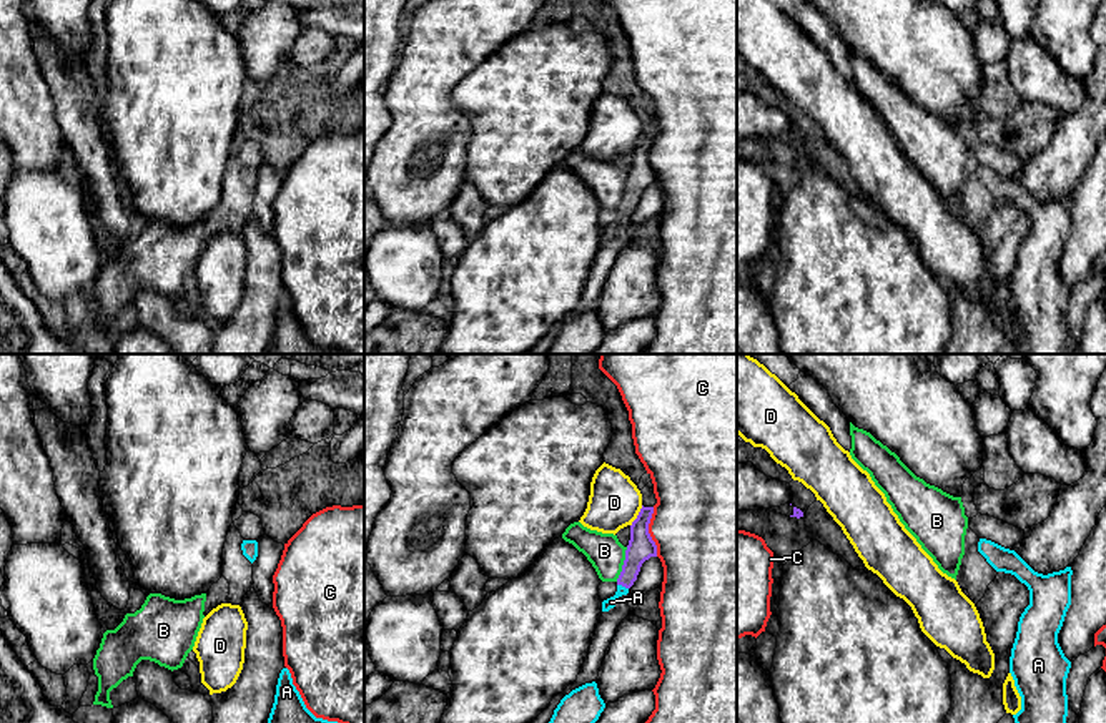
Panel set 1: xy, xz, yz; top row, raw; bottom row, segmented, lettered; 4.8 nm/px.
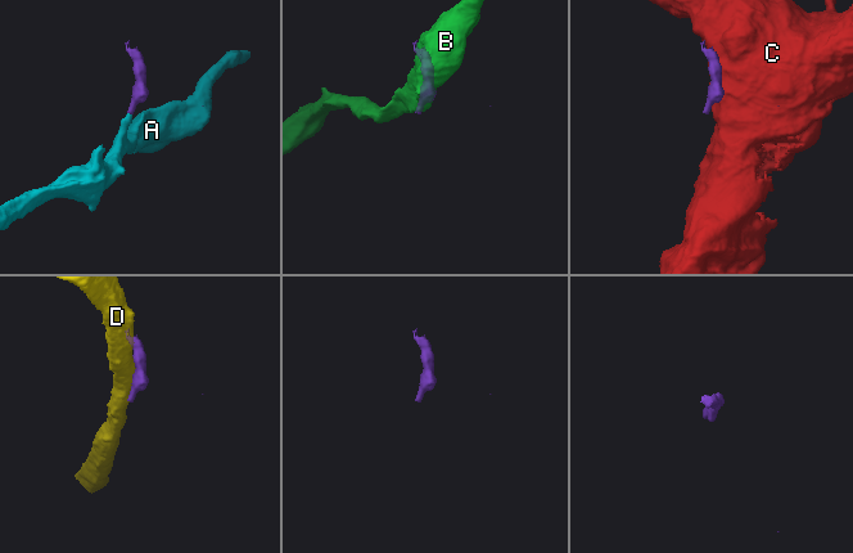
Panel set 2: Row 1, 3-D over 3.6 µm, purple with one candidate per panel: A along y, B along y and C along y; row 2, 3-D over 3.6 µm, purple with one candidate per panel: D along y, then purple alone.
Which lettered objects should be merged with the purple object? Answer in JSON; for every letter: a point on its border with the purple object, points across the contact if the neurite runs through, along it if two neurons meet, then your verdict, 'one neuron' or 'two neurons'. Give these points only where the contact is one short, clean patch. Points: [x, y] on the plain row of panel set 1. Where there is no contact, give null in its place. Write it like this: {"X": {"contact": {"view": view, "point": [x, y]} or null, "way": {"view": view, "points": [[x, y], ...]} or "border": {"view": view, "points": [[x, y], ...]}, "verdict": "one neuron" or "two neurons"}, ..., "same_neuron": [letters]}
{"A": {"contact": {"view": "xz", "point": [622, 213]}, "verdict": "one neuron"}, "B": {"contact": {"view": "xz", "point": [624, 191]}, "border": {"view": "xz", "points": [[627, 175], [622, 198], [616, 208]]}, "verdict": "two neurons"}, "C": {"contact": {"view": "xz", "point": [647, 160]}, "verdict": "two neurons"}, "D": {"contact": {"view": "xz", "point": [637, 143]}, "border": {"view": "xz", "points": [[642, 133], [631, 153]]}, "verdict": "two neurons"}, "same_neuron": ["A"]}

